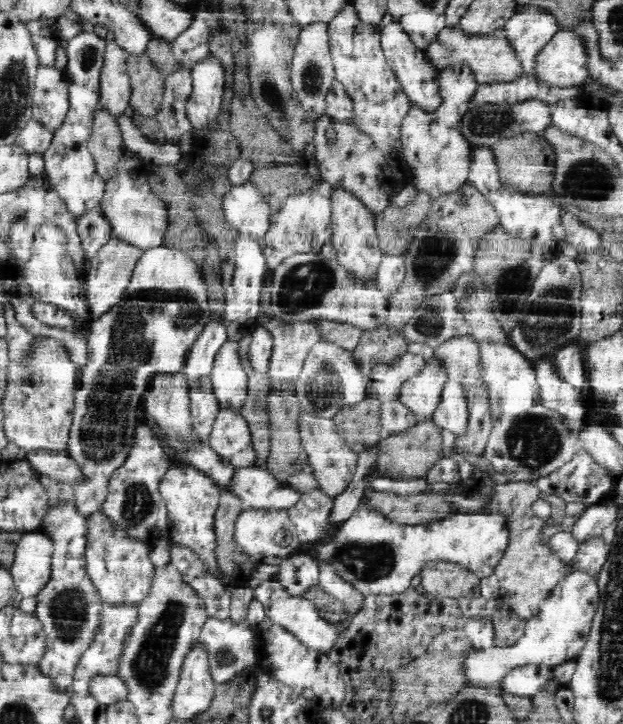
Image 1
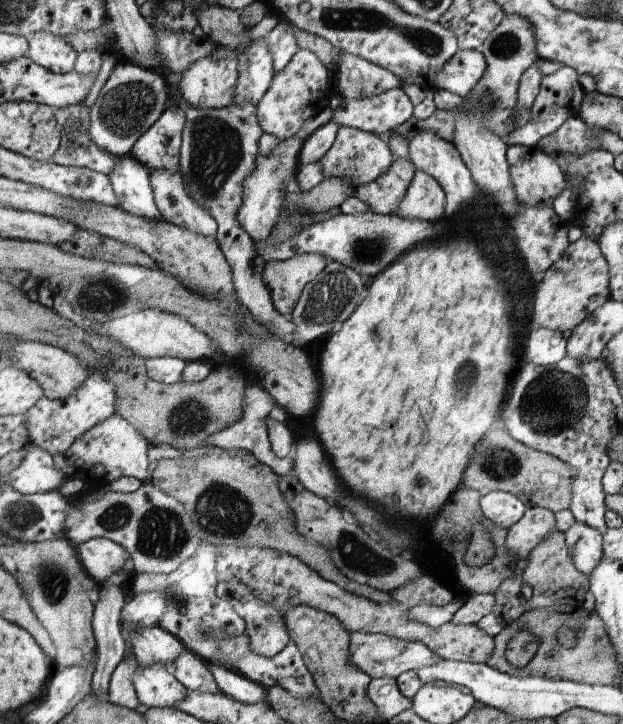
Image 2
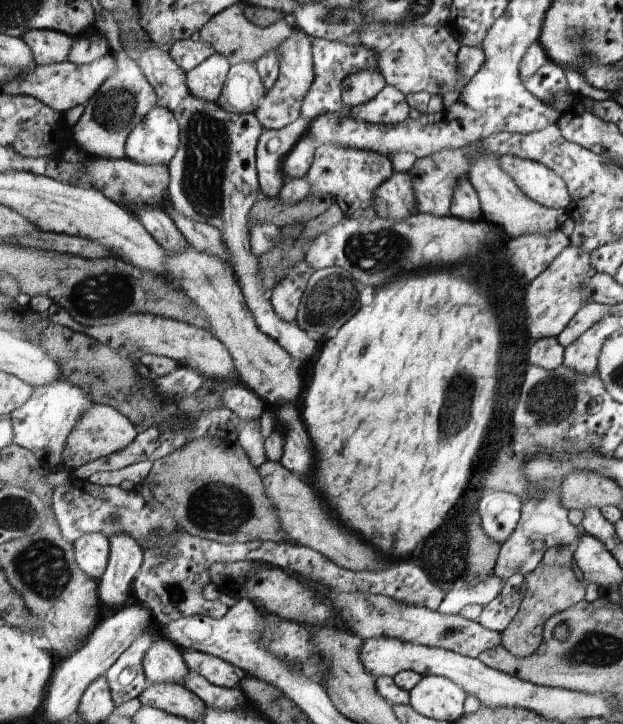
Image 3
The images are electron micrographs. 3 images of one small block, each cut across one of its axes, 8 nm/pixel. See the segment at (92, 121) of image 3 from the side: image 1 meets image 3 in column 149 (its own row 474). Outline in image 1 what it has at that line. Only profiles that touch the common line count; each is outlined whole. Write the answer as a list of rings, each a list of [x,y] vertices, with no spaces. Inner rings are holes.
[[[158,246],[154,249],[148,249],[143,251],[141,258],[138,260],[138,263],[135,265],[133,276],[131,277],[130,282],[127,284],[126,290],[124,291],[123,297],[119,302],[112,306],[110,310],[104,312],[102,316],[98,318],[91,318],[88,322],[88,345],[90,348],[89,358],[87,365],[84,369],[81,370],[81,388],[74,391],[74,412],[73,412],[73,421],[72,426],[69,432],[69,440],[66,448],[66,454],[76,461],[78,469],[82,471],[82,476],[78,483],[72,483],[74,501],[77,503],[77,509],[81,511],[82,514],[89,517],[91,514],[97,513],[103,507],[104,502],[109,496],[110,483],[113,480],[114,472],[117,472],[122,465],[125,464],[126,459],[129,458],[130,453],[133,450],[133,444],[135,443],[137,426],[142,422],[142,394],[144,394],[144,388],[146,384],[150,382],[153,378],[153,375],[158,374],[174,374],[174,372],[180,372],[184,366],[186,357],[190,353],[192,346],[195,344],[195,341],[198,339],[198,336],[202,333],[202,328],[206,326],[208,322],[208,316],[210,312],[208,310],[208,298],[206,298],[206,282],[202,280],[202,274],[200,274],[200,268],[188,260],[188,256],[184,254],[184,251],[178,249],[169,249],[164,246]]]

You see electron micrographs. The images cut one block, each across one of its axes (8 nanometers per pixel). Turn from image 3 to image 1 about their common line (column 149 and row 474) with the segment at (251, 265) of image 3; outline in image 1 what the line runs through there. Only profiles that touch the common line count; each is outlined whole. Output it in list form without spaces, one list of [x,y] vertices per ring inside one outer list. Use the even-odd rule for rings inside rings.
[[[35,449],[21,452],[20,457],[26,459],[32,469],[41,475],[46,475],[58,483],[78,483],[82,471],[78,469],[76,461],[66,453]]]

